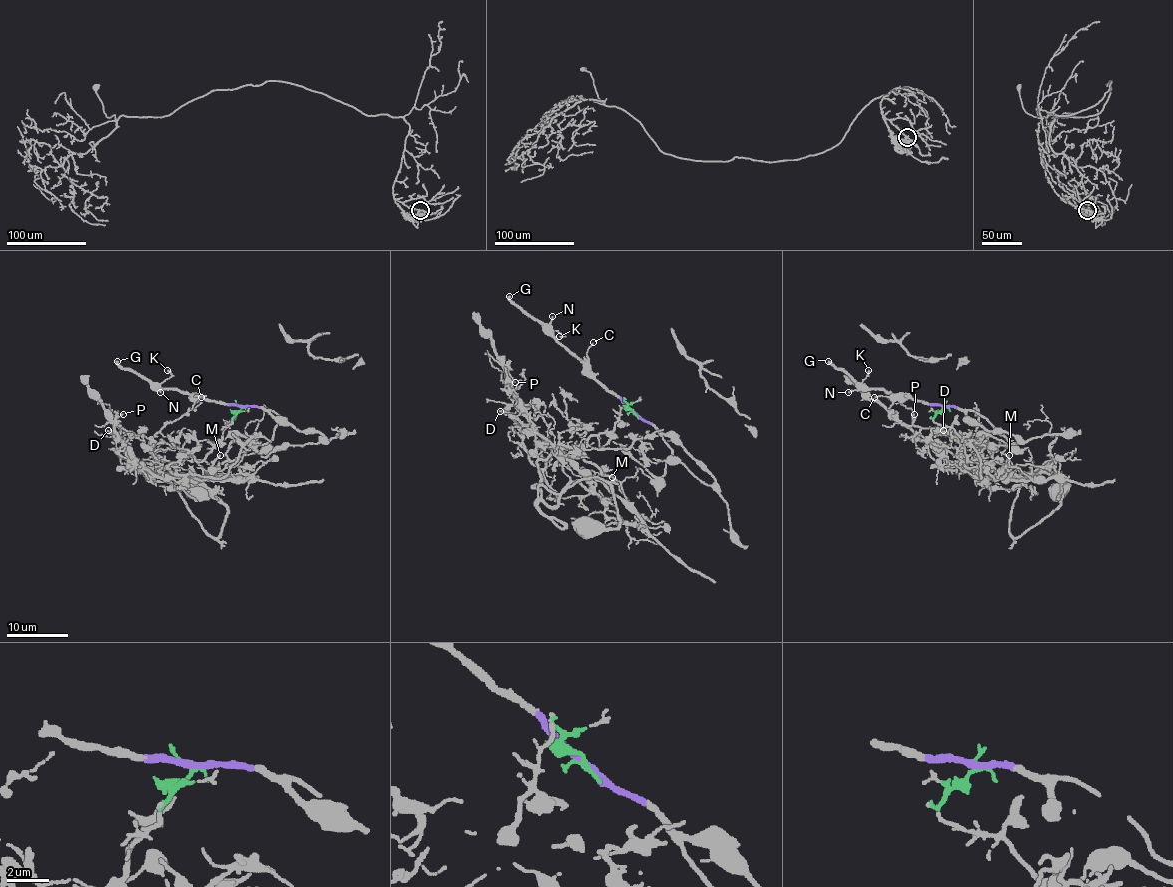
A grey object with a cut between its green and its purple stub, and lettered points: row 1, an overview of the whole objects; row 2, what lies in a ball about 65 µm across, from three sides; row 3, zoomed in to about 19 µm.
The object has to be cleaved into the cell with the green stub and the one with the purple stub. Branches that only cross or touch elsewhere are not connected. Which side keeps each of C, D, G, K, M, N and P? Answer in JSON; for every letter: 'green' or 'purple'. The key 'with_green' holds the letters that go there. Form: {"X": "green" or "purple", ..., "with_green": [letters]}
{"C": "purple", "D": "green", "G": "purple", "K": "purple", "M": "green", "N": "purple", "P": "green", "with_green": ["D", "M", "P"]}

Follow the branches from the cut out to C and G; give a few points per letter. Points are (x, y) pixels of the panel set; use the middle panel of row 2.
C: (634, 413), (592, 373), (586, 353), (592, 342)
G: (634, 413), (517, 307), (509, 296)

